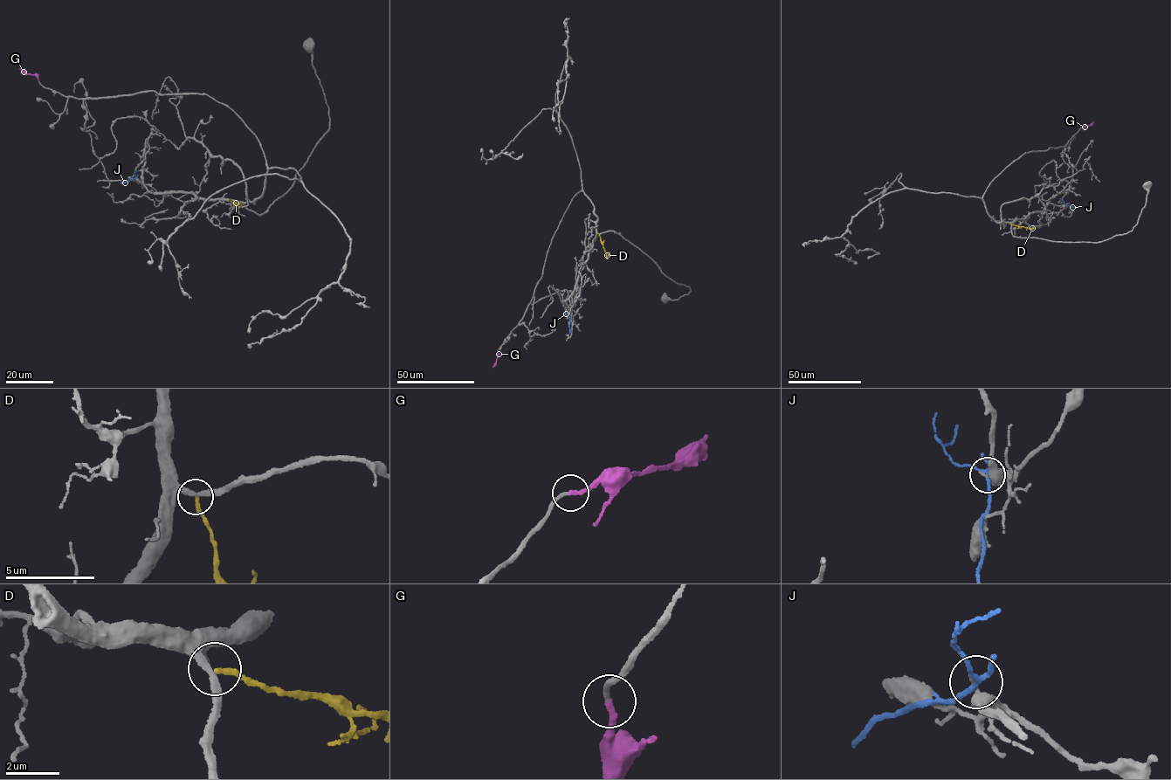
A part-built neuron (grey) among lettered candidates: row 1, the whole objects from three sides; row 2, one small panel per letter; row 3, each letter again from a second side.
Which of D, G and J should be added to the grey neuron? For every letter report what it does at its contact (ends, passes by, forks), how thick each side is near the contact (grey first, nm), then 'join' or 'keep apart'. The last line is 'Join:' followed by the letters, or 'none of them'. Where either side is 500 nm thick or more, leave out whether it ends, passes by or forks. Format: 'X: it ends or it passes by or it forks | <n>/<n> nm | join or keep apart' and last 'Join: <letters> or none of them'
D: it ends | 260/180 nm | keep apart
G: it ends | 170/220 nm | join
J: it forks | 180/160 nm | keep apart
Join: G

